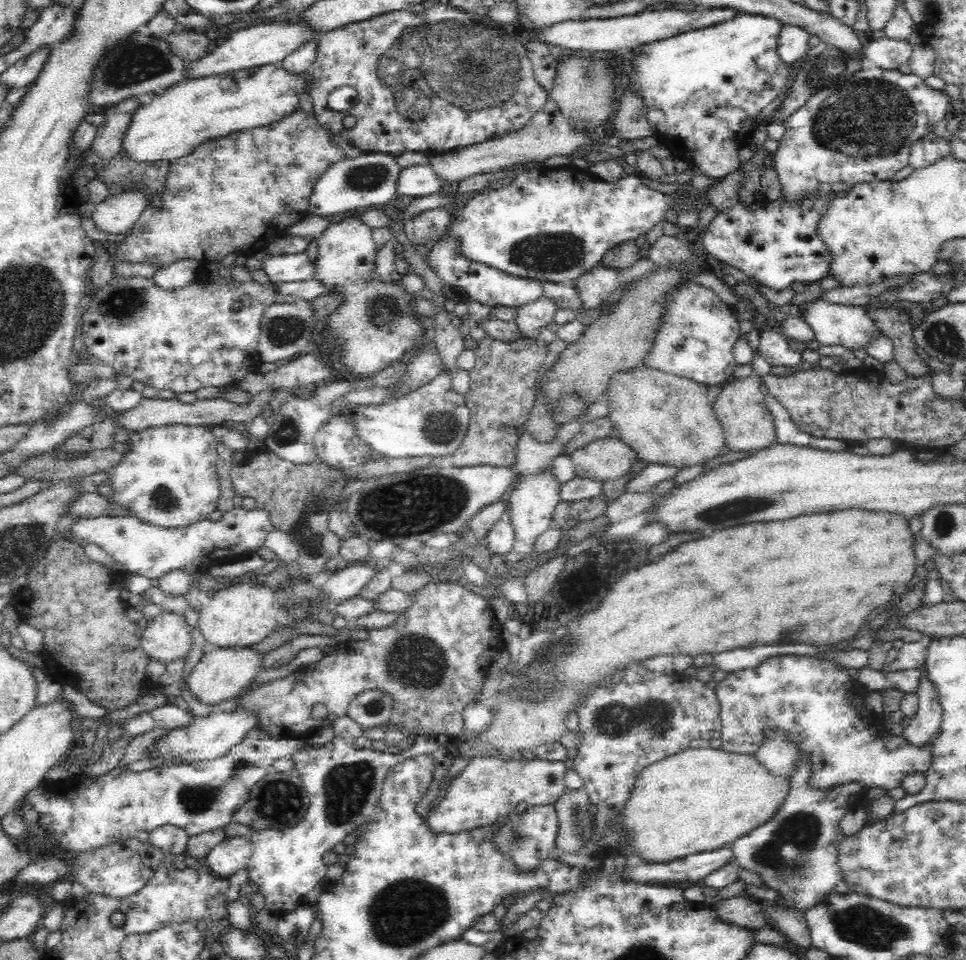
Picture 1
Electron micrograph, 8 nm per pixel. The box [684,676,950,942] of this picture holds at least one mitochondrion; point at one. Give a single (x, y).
(801, 829)

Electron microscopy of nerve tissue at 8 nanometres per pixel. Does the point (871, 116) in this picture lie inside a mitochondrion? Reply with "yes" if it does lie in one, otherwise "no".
yes

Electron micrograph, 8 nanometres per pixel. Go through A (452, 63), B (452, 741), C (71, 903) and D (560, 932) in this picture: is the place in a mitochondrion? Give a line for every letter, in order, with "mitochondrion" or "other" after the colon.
A: mitochondrion
B: other
C: other
D: other

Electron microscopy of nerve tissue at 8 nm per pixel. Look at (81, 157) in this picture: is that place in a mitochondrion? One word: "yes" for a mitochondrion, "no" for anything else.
no

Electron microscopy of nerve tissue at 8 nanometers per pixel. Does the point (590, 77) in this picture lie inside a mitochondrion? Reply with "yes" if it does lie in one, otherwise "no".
yes

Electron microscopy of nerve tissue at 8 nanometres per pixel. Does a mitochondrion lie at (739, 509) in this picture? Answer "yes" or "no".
yes

